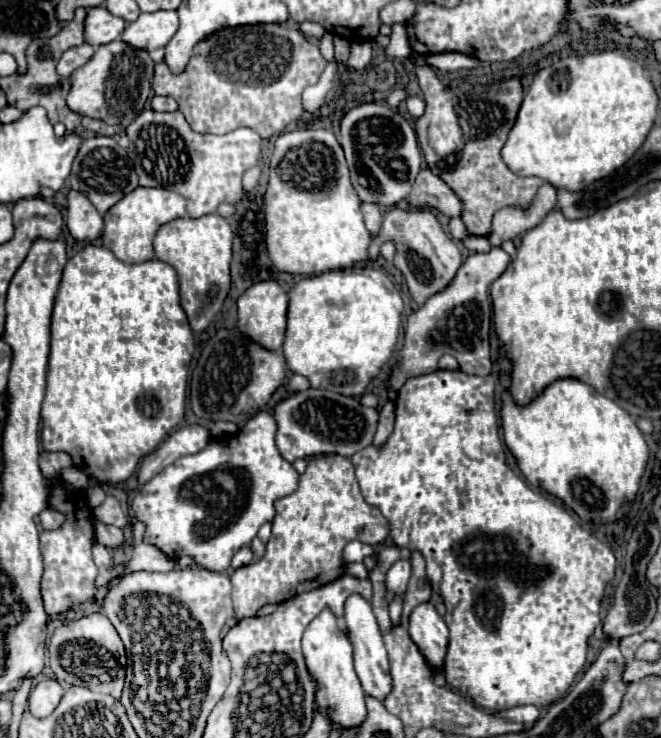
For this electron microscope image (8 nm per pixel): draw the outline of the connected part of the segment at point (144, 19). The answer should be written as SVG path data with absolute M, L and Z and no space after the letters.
M154 11L140 13L140 17L126 25L122 31L122 41L132 47L154 51L166 47L172 35L178 31L178 15L176 11Z

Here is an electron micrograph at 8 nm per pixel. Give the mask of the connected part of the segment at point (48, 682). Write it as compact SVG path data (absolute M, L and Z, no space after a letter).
M44 679L40 681L34 691L30 691L30 699L28 699L28 711L38 717L44 719L48 717L60 703L64 693L64 687L56 681L56 679Z

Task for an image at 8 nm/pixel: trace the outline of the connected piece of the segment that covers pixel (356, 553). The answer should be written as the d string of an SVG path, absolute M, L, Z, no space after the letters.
M348 543L342 551L342 559L344 563L354 563L354 561L362 561L368 555L368 545L364 543Z

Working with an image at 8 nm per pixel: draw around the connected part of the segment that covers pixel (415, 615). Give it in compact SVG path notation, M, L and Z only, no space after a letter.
M422 603L412 611L410 639L416 643L432 669L440 669L444 665L448 649L448 627L432 603Z

